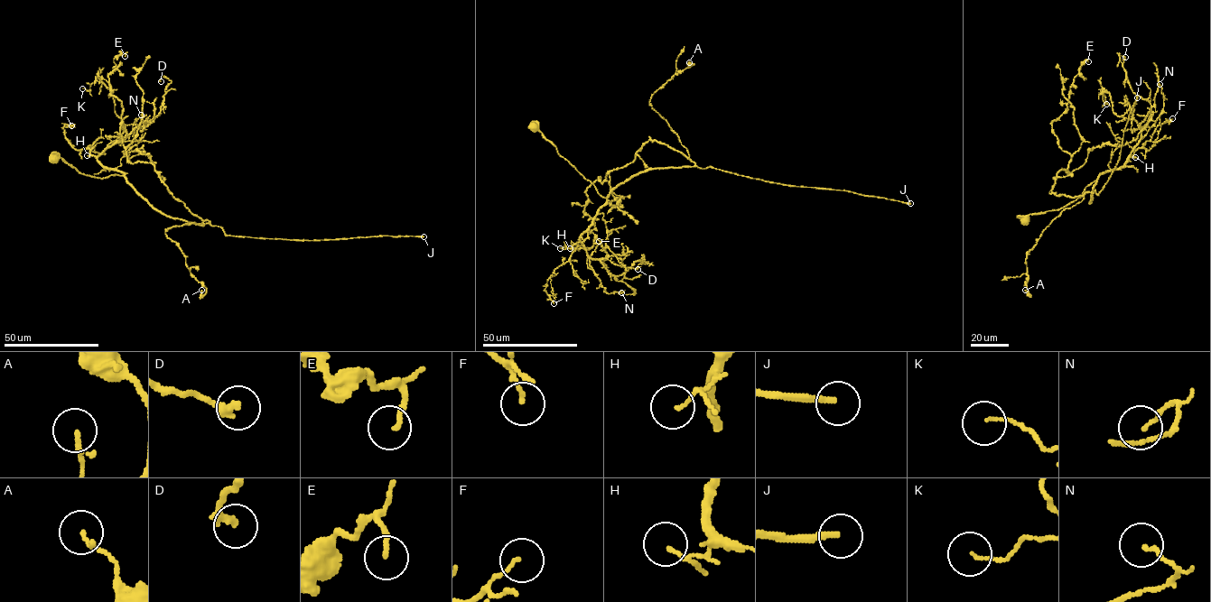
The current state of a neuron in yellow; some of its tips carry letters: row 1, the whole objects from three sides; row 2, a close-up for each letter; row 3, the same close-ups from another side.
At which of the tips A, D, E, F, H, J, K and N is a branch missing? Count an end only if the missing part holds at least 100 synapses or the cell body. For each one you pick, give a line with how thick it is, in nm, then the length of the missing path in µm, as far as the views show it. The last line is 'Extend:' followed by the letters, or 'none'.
J: 190 nm | 300 µm
Extend: J

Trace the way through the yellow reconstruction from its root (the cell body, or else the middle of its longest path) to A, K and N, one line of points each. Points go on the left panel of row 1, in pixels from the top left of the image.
A: (52, 158), (87, 175), (124, 176), (167, 216), (210, 222), (164, 233), (205, 287), (202, 295), (201, 290)
K: (52, 158), (95, 178), (124, 174), (97, 159), (127, 134), (113, 93), (97, 78), (89, 90), (82, 88)
N: (52, 158), (95, 178), (123, 175), (104, 166), (97, 157), (141, 115)

